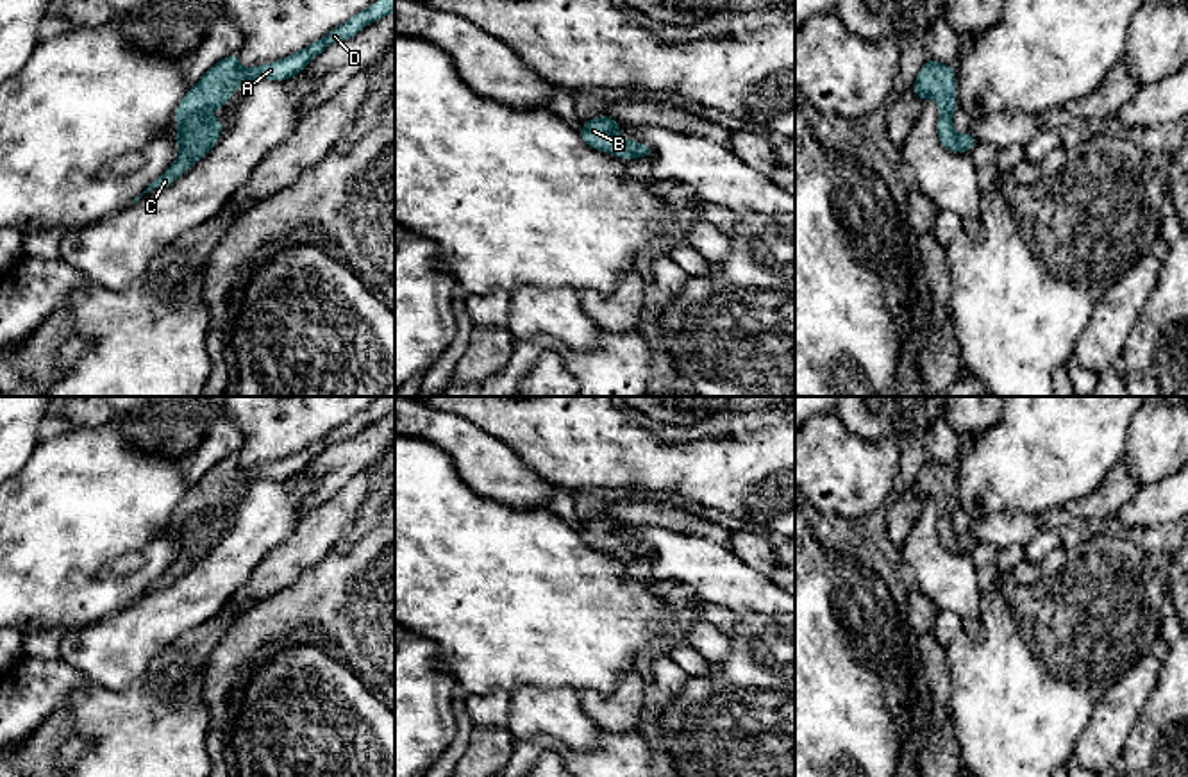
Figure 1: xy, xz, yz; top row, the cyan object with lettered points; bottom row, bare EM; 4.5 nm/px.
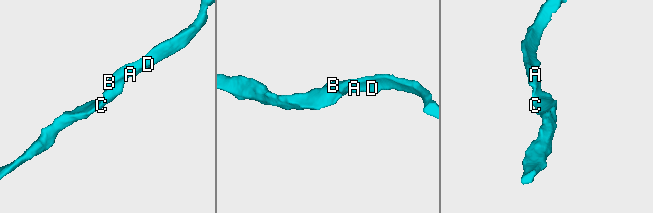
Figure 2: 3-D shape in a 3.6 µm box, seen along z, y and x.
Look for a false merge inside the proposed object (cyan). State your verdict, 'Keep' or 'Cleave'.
Keep

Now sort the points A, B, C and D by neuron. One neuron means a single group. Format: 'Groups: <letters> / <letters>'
Groups: A B C D

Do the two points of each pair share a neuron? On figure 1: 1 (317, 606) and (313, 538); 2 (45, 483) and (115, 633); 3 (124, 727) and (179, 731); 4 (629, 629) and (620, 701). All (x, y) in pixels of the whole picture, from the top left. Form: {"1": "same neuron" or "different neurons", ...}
{"1": "different neurons", "2": "different neurons", "3": "same neuron", "4": "different neurons"}

